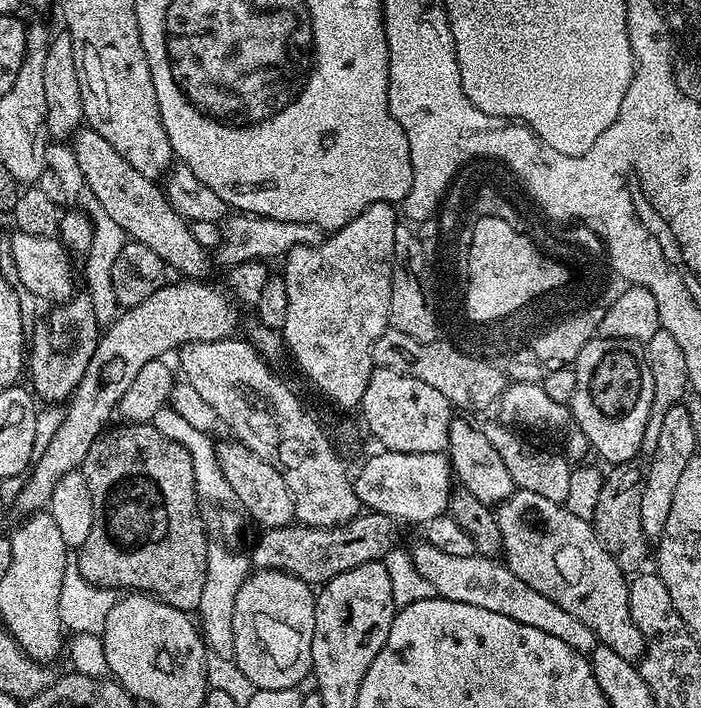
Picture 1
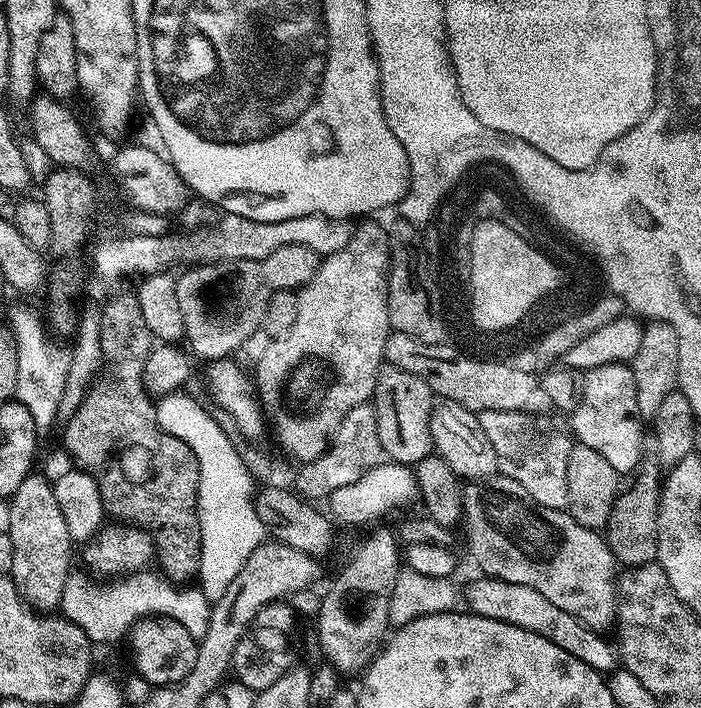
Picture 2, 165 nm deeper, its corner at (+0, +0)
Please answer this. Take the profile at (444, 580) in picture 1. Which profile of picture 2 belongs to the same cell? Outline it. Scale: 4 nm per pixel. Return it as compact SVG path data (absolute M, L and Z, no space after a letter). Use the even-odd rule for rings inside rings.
M480 578L480 581L468 592L467 611L486 618L494 618L506 622L510 626L518 626L522 630L530 630L546 642L554 642L554 646L562 646L566 654L574 654L578 662L586 662L586 666L595 672L608 674L617 667L618 653L611 643L603 640L601 633L595 628L587 628L576 616L566 614L566 610L554 606L554 602L542 598L536 590L528 586L518 586L512 582L502 582L491 578Z

